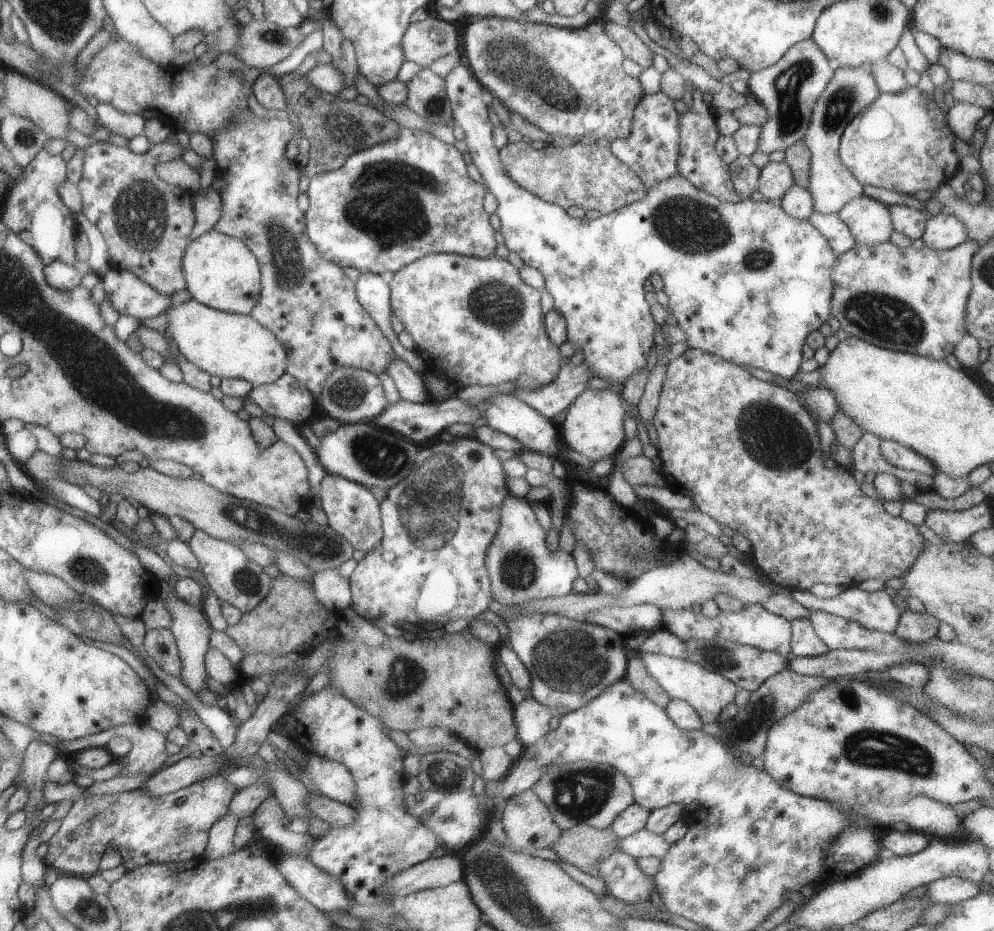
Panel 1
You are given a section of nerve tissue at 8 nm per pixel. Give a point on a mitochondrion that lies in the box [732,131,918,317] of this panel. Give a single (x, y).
(759, 257)

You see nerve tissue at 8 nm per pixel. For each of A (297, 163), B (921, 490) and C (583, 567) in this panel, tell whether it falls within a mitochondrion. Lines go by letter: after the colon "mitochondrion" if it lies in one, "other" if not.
A: other
B: other
C: other

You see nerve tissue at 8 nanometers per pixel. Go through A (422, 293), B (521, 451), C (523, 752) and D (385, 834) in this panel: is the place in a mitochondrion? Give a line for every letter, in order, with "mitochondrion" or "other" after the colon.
A: other
B: other
C: other
D: other

